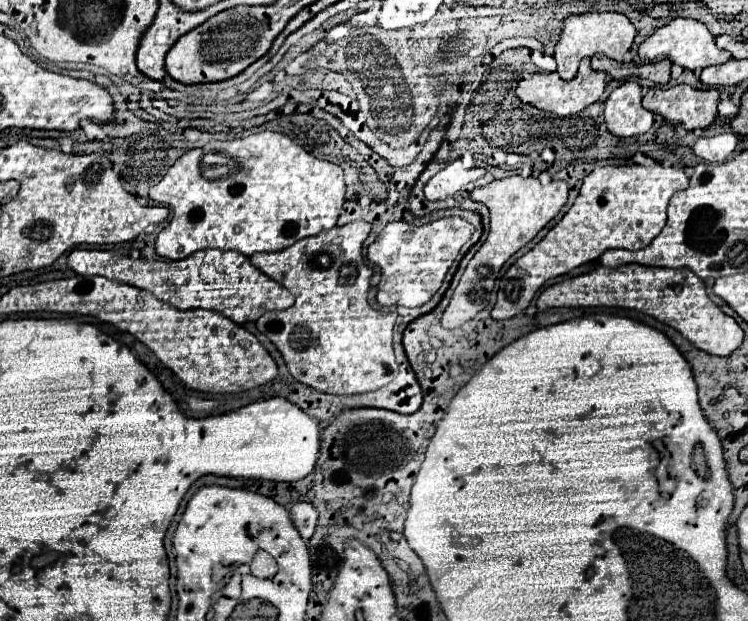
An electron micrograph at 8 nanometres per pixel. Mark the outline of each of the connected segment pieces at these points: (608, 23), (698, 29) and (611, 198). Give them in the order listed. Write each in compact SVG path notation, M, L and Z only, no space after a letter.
M584 13L584 15L568 15L562 21L562 31L558 35L556 47L554 47L554 59L558 63L558 75L566 81L570 81L576 71L578 63L584 57L592 57L596 53L602 53L614 61L622 61L624 53L630 49L634 41L636 29L630 23L630 19L622 13Z
M672 19L668 25L656 29L638 49L640 59L644 61L660 61L660 59L670 59L672 63L690 69L690 71L700 71L708 65L722 65L732 55L728 51L720 51L714 43L712 33L706 29L704 23L694 21L694 19Z
M654 163L652 167L608 165L592 169L592 173L584 177L582 189L570 211L500 279L492 317L510 319L522 313L548 279L590 263L608 249L644 249L650 245L666 225L666 207L670 197L686 187L688 177L682 167L664 167Z

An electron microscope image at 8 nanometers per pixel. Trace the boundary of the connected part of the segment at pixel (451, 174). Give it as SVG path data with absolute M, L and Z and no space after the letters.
M458 161L448 163L444 169L440 169L424 187L424 195L428 201L436 201L436 199L446 199L456 195L464 185L476 181L478 177L484 177L486 169L474 167L474 169L466 169L462 167Z

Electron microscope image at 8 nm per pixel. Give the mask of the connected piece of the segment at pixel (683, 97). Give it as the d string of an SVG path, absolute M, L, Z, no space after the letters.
M690 85L654 87L644 95L642 103L648 111L660 113L672 125L682 123L688 131L712 125L718 115L716 89L700 91L692 89Z

